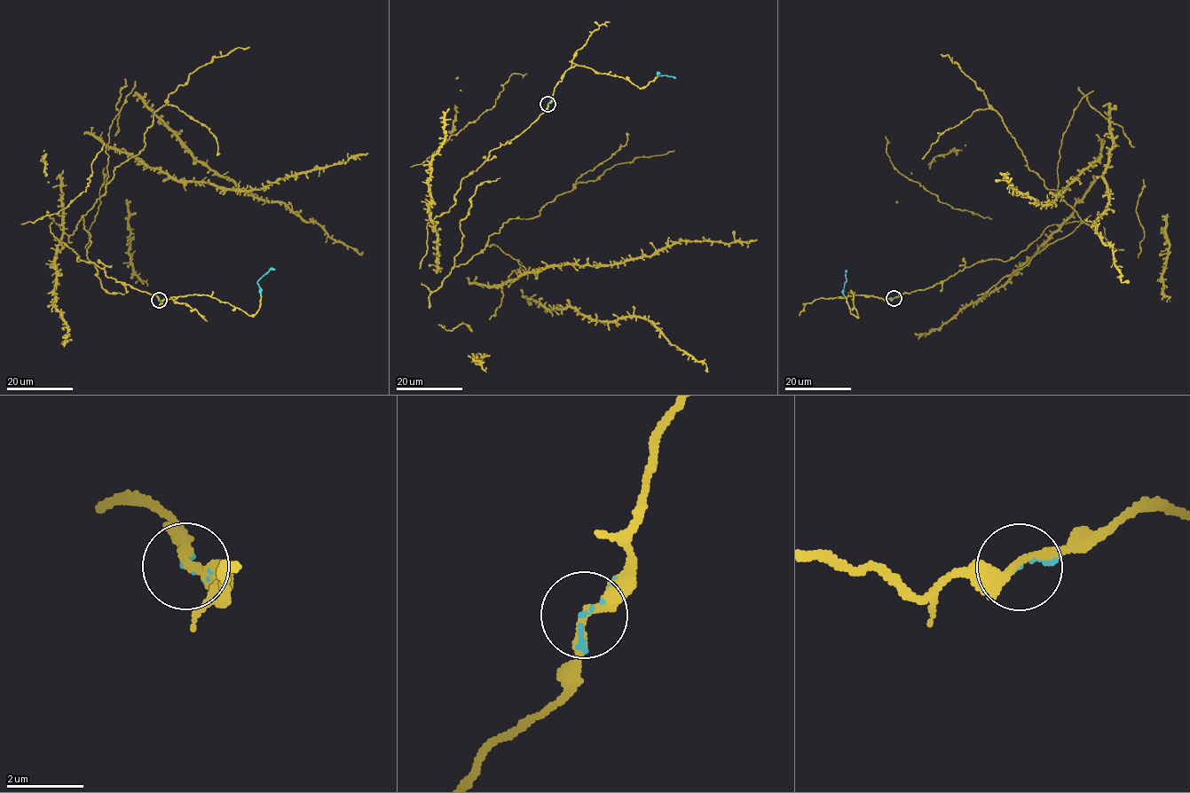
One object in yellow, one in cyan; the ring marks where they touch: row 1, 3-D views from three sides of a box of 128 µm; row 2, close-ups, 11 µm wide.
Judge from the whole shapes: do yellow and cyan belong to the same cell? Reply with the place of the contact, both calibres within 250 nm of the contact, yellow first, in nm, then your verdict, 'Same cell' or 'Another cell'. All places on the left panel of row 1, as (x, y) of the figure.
Place: (159, 300). Thickness 240 nm (yellow) against 90 nm. Same cell

